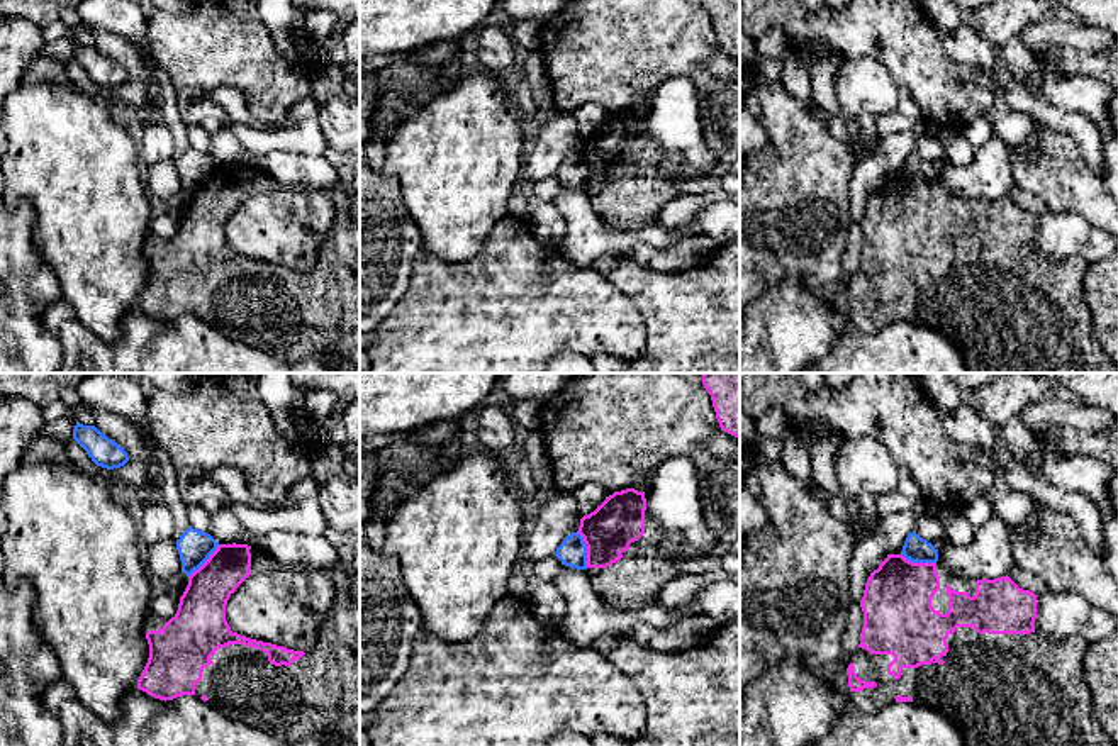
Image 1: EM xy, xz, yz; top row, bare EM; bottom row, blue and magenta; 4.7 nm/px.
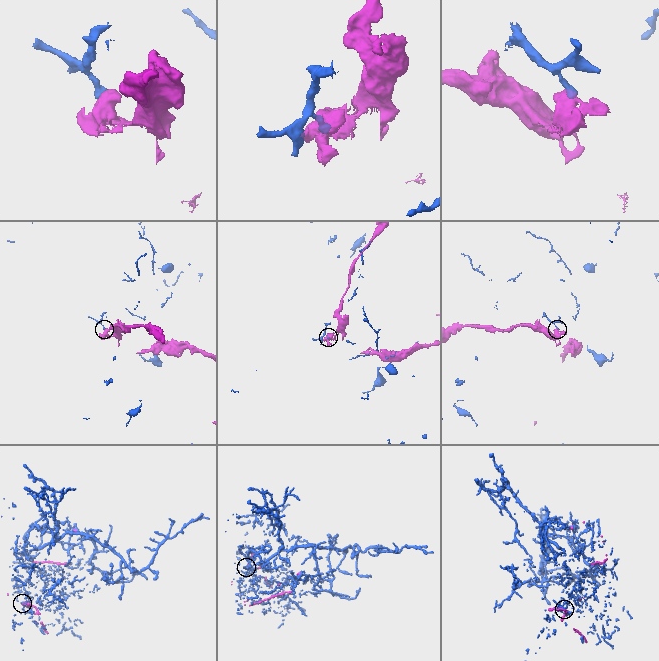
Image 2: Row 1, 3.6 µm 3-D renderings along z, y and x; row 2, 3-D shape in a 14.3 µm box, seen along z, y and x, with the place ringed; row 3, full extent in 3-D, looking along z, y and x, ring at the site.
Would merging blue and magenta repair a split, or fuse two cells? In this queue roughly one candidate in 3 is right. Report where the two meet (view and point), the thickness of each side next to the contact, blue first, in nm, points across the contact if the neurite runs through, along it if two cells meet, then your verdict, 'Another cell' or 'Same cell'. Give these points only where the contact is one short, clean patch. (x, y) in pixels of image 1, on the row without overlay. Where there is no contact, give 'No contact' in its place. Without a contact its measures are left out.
Touches blue at xz (586, 170). Thickness 140 nm (blue) against 240 nm. Boundary: xz (577, 151), (586, 167), (587, 187). Another cell

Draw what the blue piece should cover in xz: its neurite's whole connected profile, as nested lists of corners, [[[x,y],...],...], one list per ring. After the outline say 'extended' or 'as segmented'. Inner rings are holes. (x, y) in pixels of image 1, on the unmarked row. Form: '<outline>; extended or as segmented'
[[[572,153],[570,156],[567,156],[556,168],[555,176],[565,186],[587,190],[587,166],[579,153]]]; as segmented

